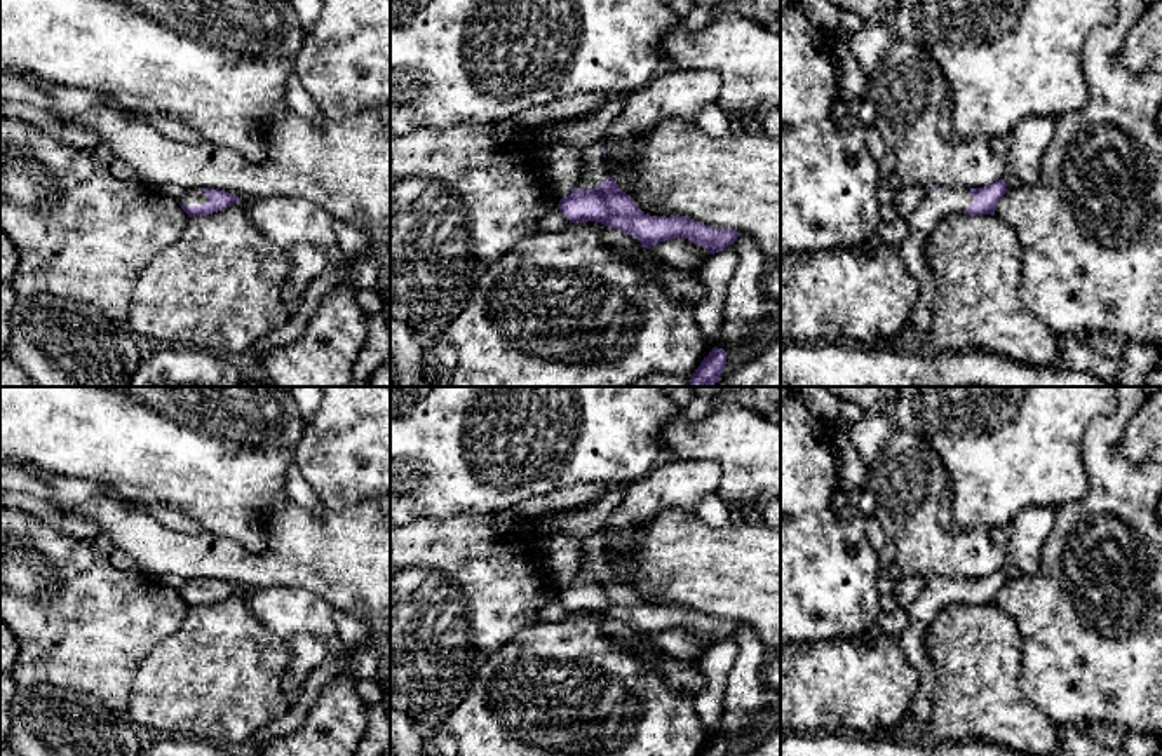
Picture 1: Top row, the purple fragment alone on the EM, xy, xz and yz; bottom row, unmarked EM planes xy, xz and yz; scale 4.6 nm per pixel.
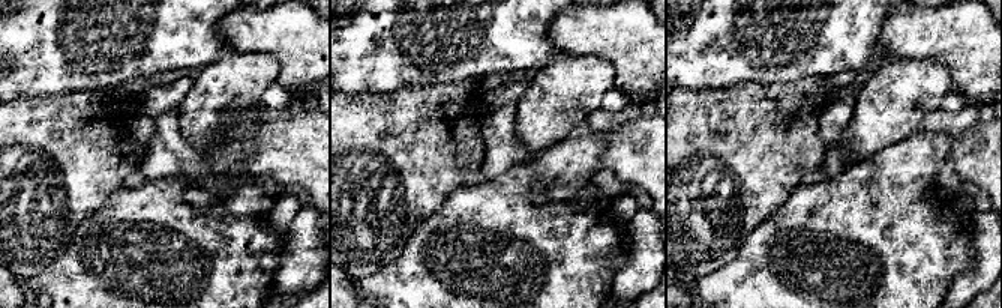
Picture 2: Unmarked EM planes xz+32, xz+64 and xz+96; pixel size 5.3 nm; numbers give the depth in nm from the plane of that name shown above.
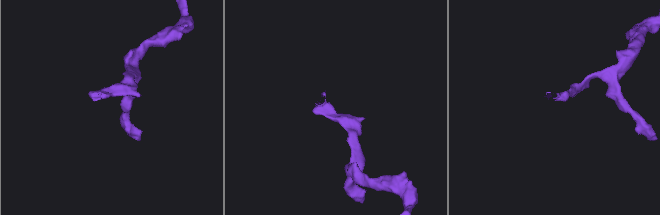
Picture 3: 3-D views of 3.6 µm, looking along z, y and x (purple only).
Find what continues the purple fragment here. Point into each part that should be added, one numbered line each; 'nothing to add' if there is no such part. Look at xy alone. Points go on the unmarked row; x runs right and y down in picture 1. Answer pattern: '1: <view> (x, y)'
1: xy (192, 587)

